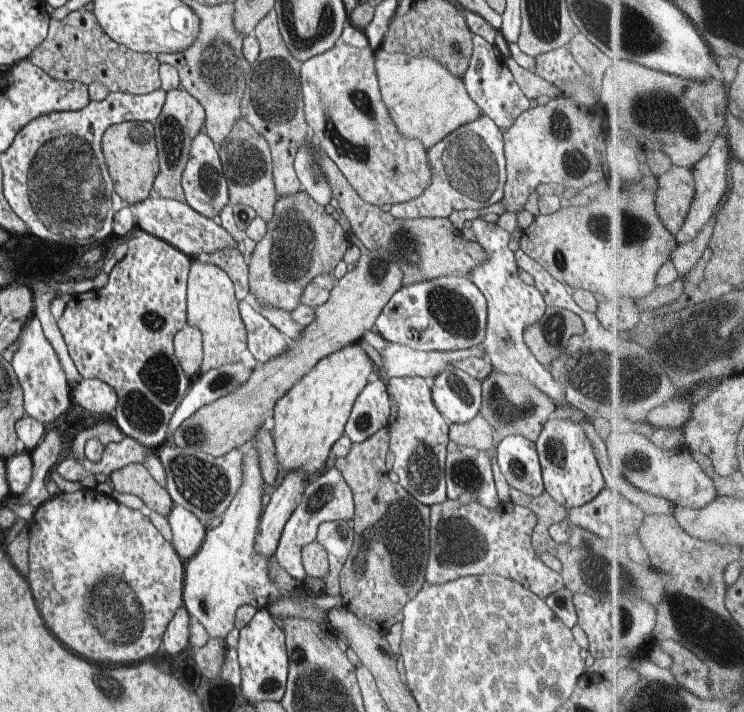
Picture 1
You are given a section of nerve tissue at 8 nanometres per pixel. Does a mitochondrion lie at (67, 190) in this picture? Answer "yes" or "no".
yes

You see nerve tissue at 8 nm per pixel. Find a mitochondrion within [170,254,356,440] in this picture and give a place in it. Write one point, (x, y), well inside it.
(223, 380)

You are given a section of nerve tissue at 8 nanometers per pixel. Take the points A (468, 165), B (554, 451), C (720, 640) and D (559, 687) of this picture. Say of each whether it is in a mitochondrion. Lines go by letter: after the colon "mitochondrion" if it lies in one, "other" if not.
A: mitochondrion
B: mitochondrion
C: mitochondrion
D: other

